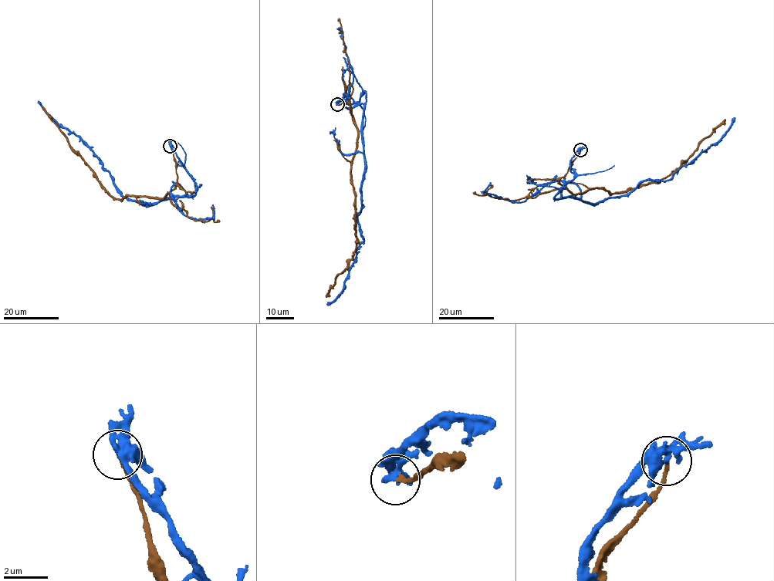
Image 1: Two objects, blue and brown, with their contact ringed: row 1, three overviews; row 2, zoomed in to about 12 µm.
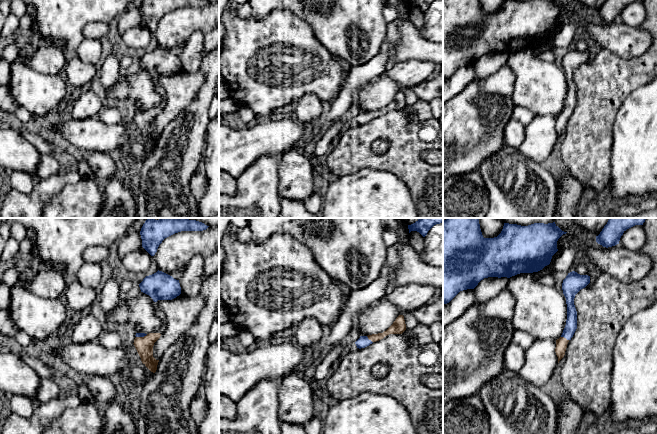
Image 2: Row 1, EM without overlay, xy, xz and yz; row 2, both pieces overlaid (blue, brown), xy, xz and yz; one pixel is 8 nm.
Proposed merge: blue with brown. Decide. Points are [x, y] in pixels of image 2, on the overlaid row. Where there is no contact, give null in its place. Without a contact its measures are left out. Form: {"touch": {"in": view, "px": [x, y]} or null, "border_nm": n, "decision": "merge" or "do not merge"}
{"touch": {"in": "yz", "px": [565, 337]}, "border_nm": 70, "decision": "do not merge"}

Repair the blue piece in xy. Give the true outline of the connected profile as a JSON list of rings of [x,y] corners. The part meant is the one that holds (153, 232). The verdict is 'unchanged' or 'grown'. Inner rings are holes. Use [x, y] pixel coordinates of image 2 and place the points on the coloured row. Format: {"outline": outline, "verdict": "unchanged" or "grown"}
{"outline": [[[147,219],[140,231],[142,247],[154,256],[165,238],[181,231],[203,231],[208,227],[202,222],[189,219]]], "verdict": "unchanged"}

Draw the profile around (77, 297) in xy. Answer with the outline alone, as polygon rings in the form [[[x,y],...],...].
[[[73,281],[64,292],[65,305],[70,312],[79,312],[91,306],[97,296],[97,290],[81,285],[78,281]]]

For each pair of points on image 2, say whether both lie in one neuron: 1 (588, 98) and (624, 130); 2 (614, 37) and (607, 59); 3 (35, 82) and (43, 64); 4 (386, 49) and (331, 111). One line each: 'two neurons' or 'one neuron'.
1: two neurons
2: two neurons
3: two neurons
4: one neuron

